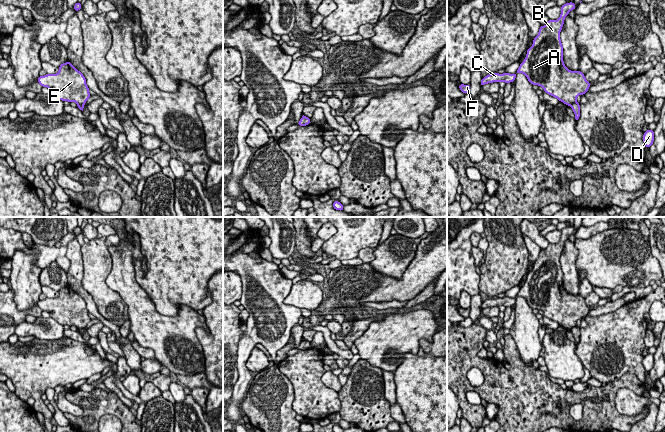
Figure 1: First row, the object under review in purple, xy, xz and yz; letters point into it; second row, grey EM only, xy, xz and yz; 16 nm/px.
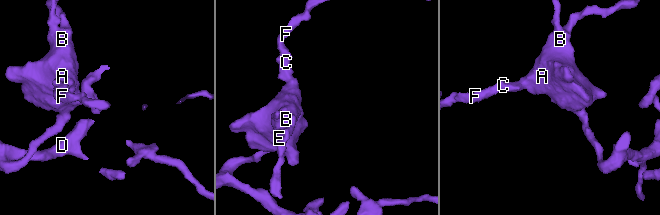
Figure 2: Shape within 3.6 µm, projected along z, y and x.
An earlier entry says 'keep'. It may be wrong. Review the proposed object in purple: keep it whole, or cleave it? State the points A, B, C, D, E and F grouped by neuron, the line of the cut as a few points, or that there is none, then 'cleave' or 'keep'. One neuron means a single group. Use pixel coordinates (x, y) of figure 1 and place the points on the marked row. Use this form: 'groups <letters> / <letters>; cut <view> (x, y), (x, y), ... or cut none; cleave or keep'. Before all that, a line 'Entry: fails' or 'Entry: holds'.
Entry: fails
groups A B C E F / D; cut yz (575, 101), (570, 106); cleave

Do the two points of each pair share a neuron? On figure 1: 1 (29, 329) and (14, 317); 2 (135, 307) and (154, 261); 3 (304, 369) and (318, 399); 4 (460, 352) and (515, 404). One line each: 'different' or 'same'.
1: different
2: different
3: same
4: same

